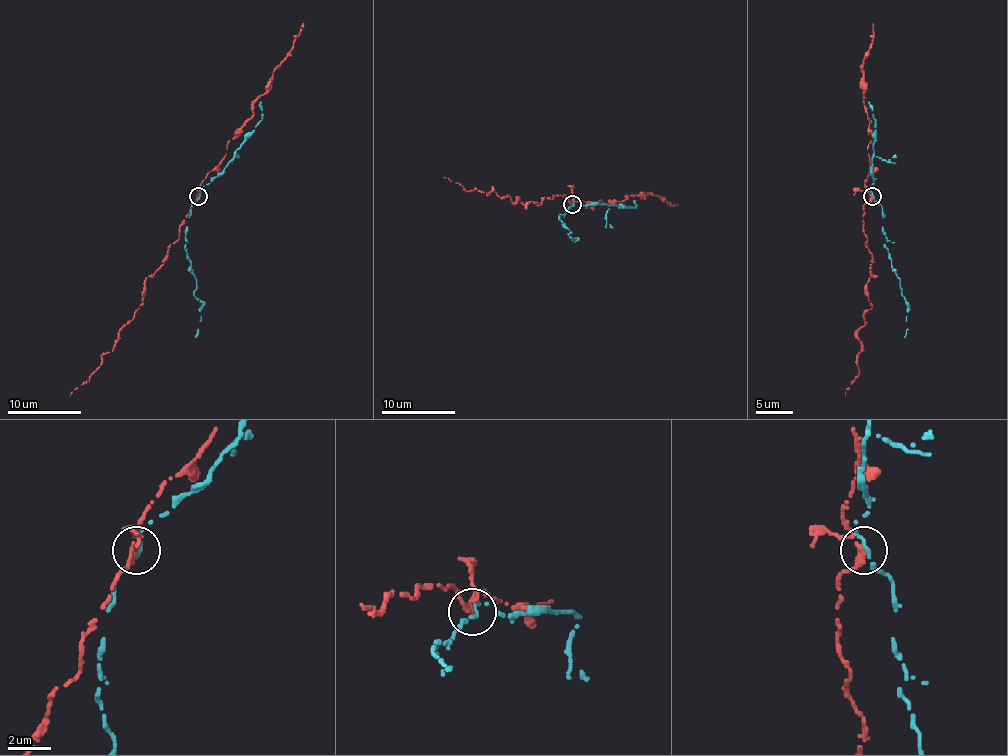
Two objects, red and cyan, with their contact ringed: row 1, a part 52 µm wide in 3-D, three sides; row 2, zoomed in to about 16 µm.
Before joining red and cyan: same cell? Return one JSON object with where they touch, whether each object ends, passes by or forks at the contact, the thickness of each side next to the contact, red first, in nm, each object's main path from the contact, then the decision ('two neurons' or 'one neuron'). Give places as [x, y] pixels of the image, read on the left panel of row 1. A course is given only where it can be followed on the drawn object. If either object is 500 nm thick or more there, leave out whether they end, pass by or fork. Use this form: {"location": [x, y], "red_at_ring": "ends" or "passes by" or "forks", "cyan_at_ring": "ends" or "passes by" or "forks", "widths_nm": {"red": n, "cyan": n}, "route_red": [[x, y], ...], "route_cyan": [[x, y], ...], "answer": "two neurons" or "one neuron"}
{"location": [198, 196], "red_at_ring": "forks", "cyan_at_ring": "ends", "widths_nm": {"red": 190, "cyan": 240}, "route_red": [[198, 196], [166, 260], [144, 282], [140, 306], [118, 330], [113, 351], [70, 395]], "route_cyan": [[198, 196], [190, 207], [185, 236], [196, 281], [194, 295], [201, 303], [196, 338]], "answer": "two neurons"}

